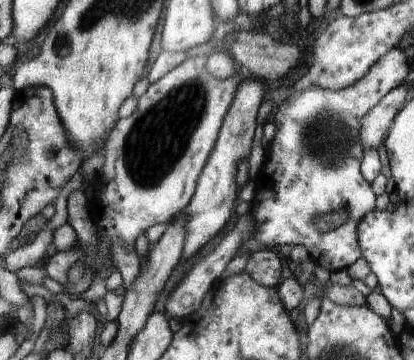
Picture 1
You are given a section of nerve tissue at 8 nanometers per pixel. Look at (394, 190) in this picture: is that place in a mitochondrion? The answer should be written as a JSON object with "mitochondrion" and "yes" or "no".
{"mitochondrion":"no"}

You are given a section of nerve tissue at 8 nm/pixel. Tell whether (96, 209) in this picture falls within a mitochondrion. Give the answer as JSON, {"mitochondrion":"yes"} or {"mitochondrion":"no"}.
{"mitochondrion":"no"}

